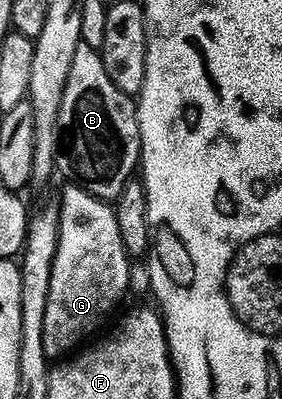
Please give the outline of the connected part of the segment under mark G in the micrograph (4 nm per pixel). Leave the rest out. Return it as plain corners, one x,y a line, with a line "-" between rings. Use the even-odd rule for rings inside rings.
66,186
66,189
60,192
60,201
60,240
52,266
48,308
44,314
44,350
47,357
54,362
61,361
75,350
81,349
89,336
99,335
97,332
101,330
102,323
113,314
114,307
125,298
126,291
130,288
132,264
131,257
127,256
124,242
120,238
120,222
116,222
116,214
107,201
97,200
92,194
77,186

